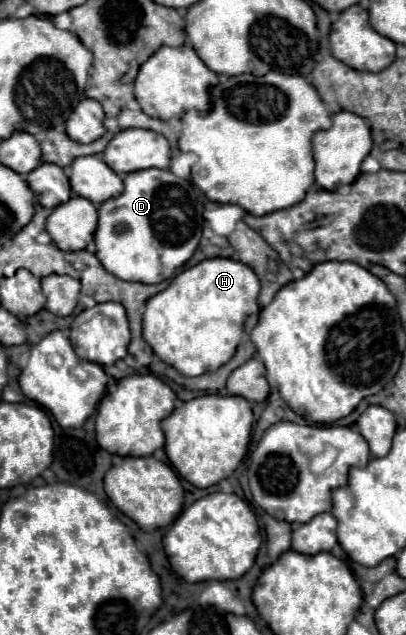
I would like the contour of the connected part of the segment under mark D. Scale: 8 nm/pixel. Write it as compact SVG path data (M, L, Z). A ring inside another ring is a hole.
M169 169L133 171L123 183L125 191L99 207L95 255L109 273L123 281L161 283L181 269L197 249L203 229L203 211L189 195L189 185Z

